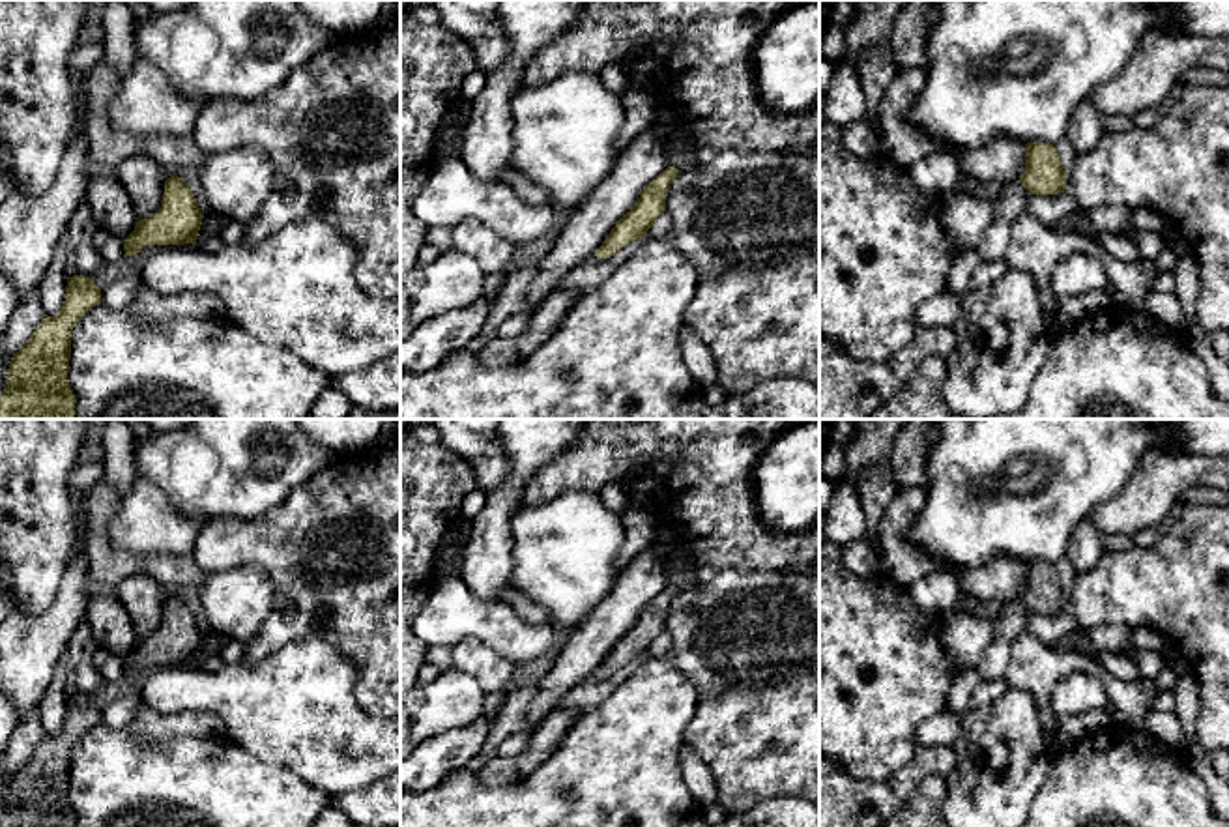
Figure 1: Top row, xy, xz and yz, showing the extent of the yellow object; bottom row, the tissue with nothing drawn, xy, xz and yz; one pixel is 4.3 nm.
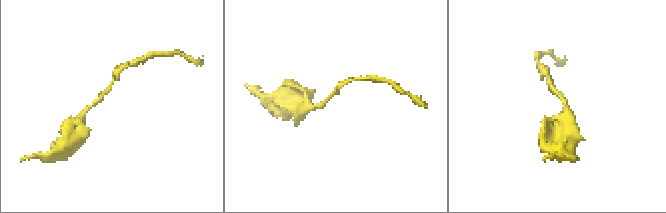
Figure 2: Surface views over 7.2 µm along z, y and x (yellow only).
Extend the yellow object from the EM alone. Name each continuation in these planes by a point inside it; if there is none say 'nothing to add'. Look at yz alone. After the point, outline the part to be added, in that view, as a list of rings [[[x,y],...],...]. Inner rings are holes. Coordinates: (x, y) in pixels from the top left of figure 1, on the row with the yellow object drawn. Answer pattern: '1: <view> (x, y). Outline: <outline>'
nothing to add

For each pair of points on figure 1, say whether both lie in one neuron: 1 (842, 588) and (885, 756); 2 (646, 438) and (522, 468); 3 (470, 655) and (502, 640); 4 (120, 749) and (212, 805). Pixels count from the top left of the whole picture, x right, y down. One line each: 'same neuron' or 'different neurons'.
1: same neuron
2: different neurons
3: different neurons
4: same neuron

